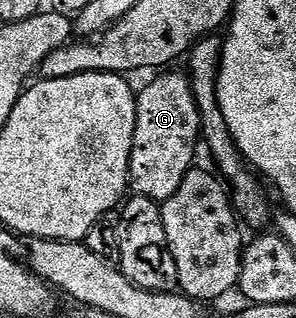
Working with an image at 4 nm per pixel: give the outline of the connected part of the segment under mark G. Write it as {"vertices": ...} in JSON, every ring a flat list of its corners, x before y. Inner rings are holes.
{"vertices":[[176,69,159,73,135,101,135,132,131,150,129,187,136,195,144,195,163,204,181,187,181,181,193,170,195,146,200,146,199,110,193,97,191,80]]}

